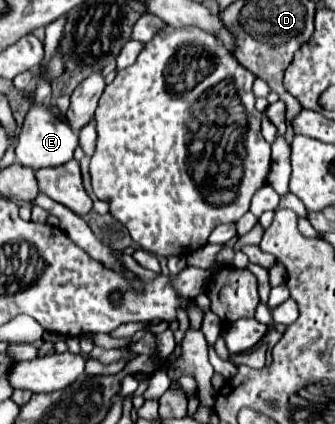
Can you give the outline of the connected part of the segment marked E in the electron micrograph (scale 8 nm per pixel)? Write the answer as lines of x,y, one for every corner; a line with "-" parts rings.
38,77
36,105
30,107
30,111
28,111
28,115
24,119
18,143
16,143
16,159
22,165
26,165
26,167
30,167
34,171
44,169
44,167
58,167
58,165
68,163
74,157
74,149
78,147
78,133
72,131
60,119
52,117
52,113
48,113
48,109
44,109
44,105
50,105
50,101
52,101
50,81
46,77

